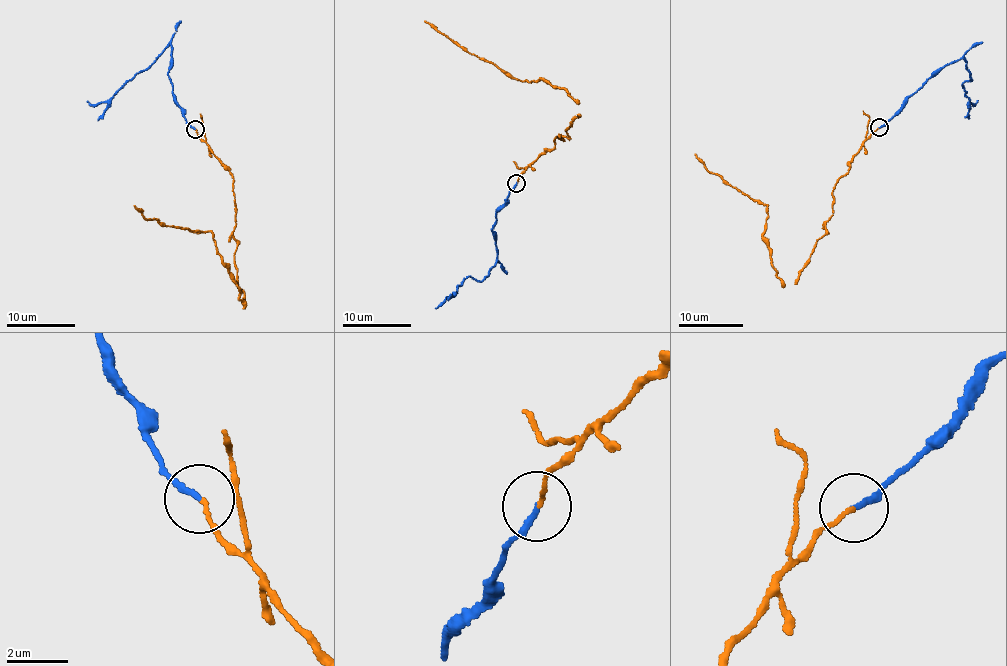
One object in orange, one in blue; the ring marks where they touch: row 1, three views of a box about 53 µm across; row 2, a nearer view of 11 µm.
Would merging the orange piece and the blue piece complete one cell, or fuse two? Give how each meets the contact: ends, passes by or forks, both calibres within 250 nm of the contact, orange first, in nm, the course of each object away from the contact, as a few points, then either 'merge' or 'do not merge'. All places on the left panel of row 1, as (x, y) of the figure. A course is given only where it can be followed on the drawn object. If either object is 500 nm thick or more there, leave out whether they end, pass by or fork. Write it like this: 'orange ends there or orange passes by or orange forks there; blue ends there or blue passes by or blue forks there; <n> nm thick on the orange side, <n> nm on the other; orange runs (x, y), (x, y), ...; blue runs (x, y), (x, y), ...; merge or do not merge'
orange ends there; blue ends there; 120 nm thick on the orange side, 180 nm on the other; orange runs (194, 129), (232, 175), (236, 277), (244, 304), (210, 232), (145, 218), (134, 206); blue runs (194, 129), (186, 121), (182, 107), (173, 96), (168, 73), (170, 44), (118, 91), (95, 105), (87, 100); do not merge

